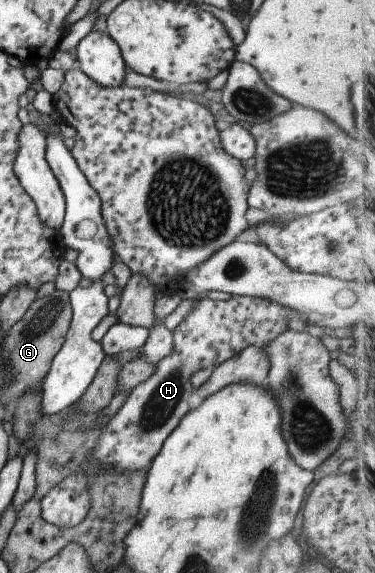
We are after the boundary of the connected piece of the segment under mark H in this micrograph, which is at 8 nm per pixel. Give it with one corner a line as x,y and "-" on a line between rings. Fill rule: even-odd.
231,295
227,301
213,301
205,297
194,299
191,311
171,331
173,351
157,361
151,377
131,389
127,401
101,429
95,445
79,463
79,467
49,489
40,502
40,517
55,527
75,527
90,508
87,487
93,475
99,471
143,471
147,463
155,458
165,437
178,427
181,419
190,411
189,397
193,395
194,389
189,383
189,377
195,371
208,367
213,369
247,346
259,346
275,339
287,329
287,321
293,317
295,315
291,309
259,297

